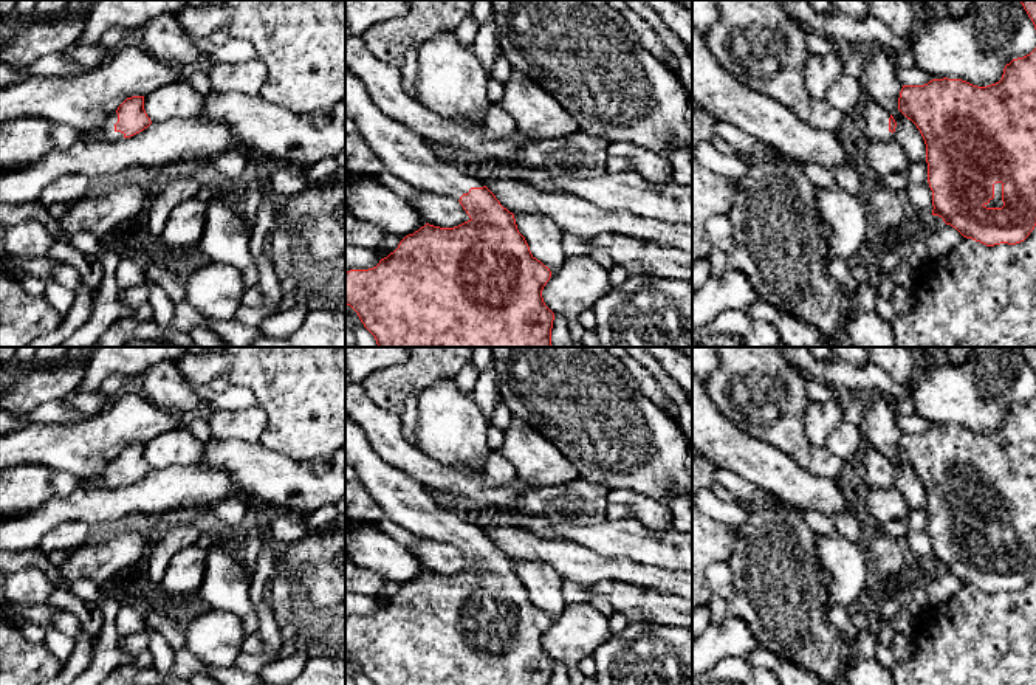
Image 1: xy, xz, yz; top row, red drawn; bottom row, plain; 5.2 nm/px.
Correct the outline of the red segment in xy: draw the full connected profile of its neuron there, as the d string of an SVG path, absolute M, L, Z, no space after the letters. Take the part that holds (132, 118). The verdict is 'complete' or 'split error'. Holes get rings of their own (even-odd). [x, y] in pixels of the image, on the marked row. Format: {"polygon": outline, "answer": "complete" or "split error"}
{"polygon": "M144 96L127 98L115 113L108 116L105 124L94 132L93 136L82 136L99 141L113 141L118 138L130 138L152 124L144 110Z", "answer": "split error"}

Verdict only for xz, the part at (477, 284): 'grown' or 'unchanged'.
grown

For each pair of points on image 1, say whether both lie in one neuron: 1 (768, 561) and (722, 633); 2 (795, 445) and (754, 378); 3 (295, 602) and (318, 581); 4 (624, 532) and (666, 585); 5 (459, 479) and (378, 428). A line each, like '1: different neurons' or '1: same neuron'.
1: different neurons
2: same neuron
3: same neuron
4: different neurons
5: same neuron

